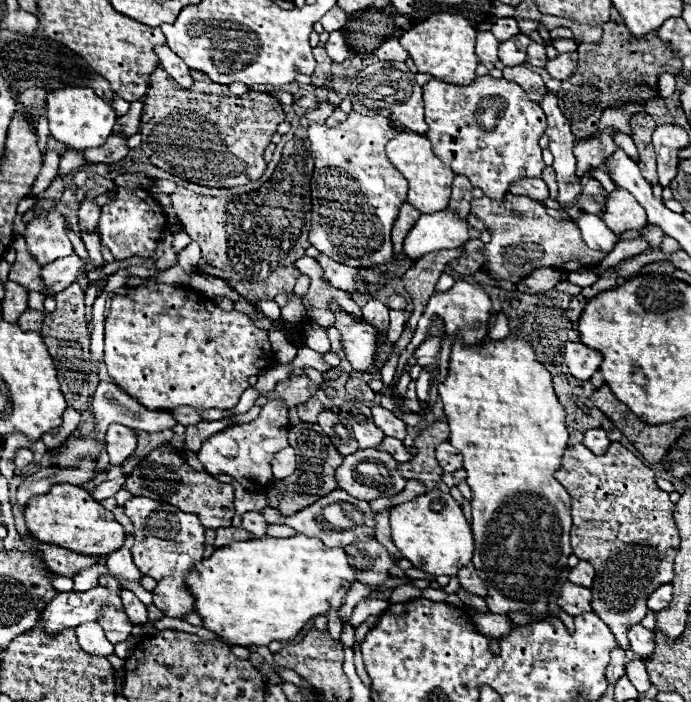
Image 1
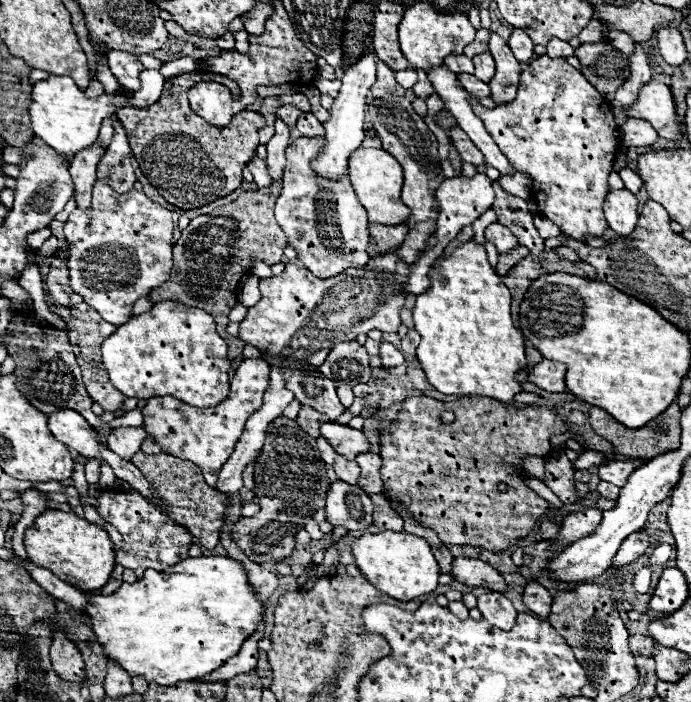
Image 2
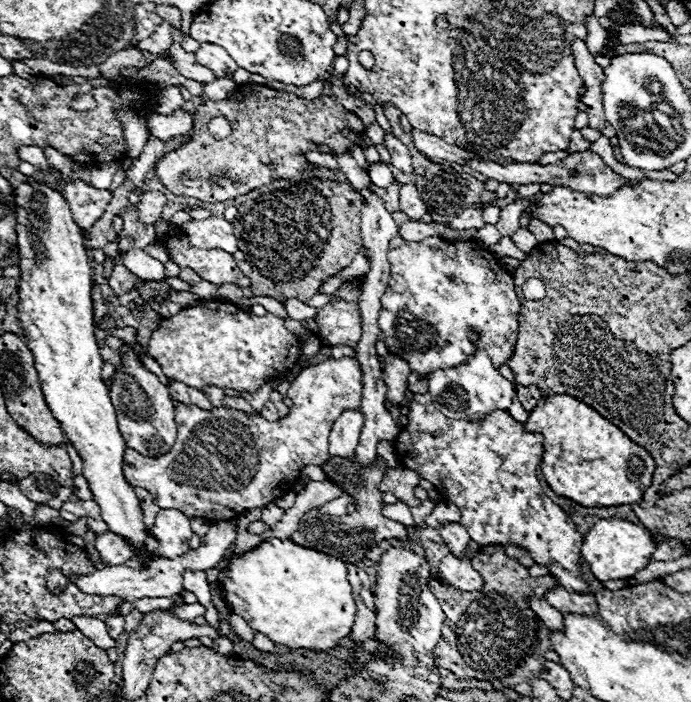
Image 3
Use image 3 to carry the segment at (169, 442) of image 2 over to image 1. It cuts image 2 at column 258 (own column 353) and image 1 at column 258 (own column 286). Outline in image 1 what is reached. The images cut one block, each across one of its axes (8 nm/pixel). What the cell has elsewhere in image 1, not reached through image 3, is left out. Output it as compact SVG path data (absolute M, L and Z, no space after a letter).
M276 390L264 392L264 396L268 402L262 406L258 418L248 424L224 428L220 434L208 438L198 450L198 460L204 464L206 472L228 475L236 484L252 492L264 490L274 480L270 460L278 450L288 446L288 406L284 406L284 400L280 400Z

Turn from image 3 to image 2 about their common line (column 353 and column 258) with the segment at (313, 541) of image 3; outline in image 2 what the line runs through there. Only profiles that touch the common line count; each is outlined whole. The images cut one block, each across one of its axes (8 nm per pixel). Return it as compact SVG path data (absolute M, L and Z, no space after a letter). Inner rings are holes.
M280 416L268 426L268 438L254 464L254 482L254 492L260 498L260 512L252 518L240 518L232 528L232 540L256 564L280 562L292 554L296 532L326 504L330 486L328 464L320 460L316 440L304 434L294 420ZM300 480L306 484L300 484Z

